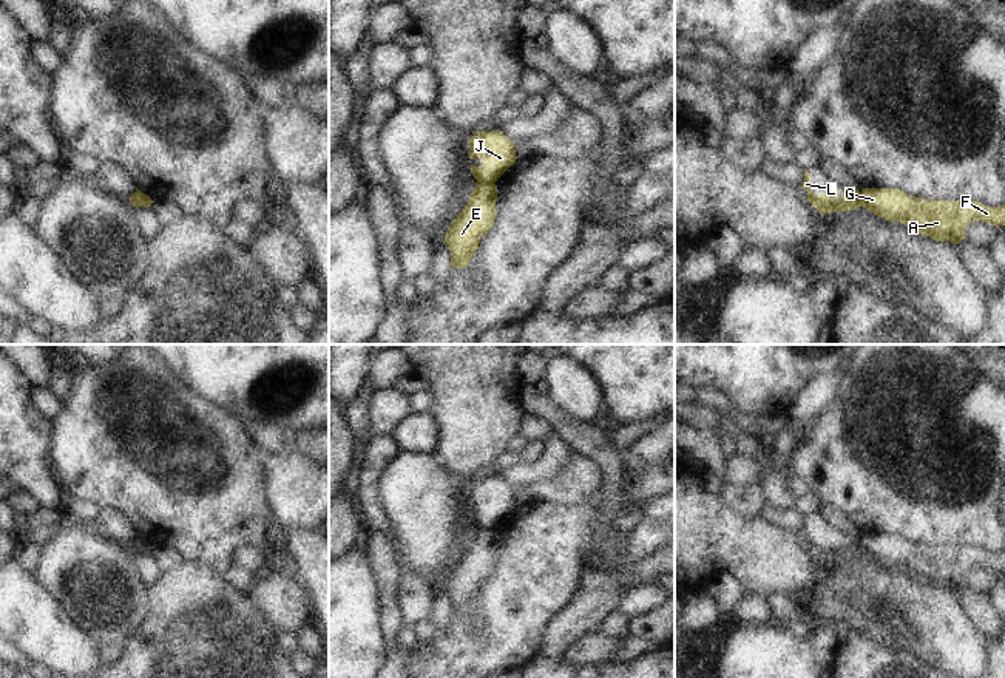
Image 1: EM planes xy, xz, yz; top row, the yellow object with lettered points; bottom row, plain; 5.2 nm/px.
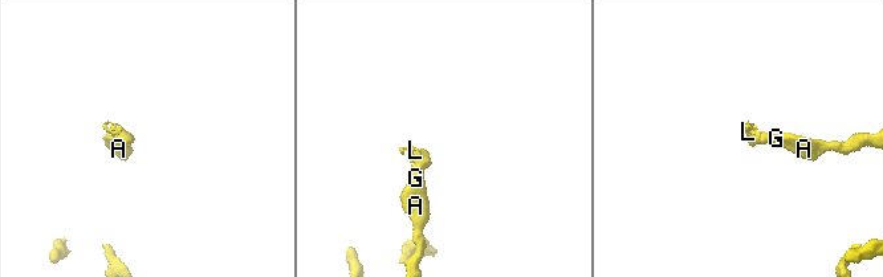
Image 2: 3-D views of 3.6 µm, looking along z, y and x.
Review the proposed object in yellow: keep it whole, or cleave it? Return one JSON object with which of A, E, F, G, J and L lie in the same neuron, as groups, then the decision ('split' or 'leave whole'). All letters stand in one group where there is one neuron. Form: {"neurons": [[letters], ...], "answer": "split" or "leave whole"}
{"neurons": [["A", "E", "F", "G"], ["J", "L"]], "answer": "split"}

